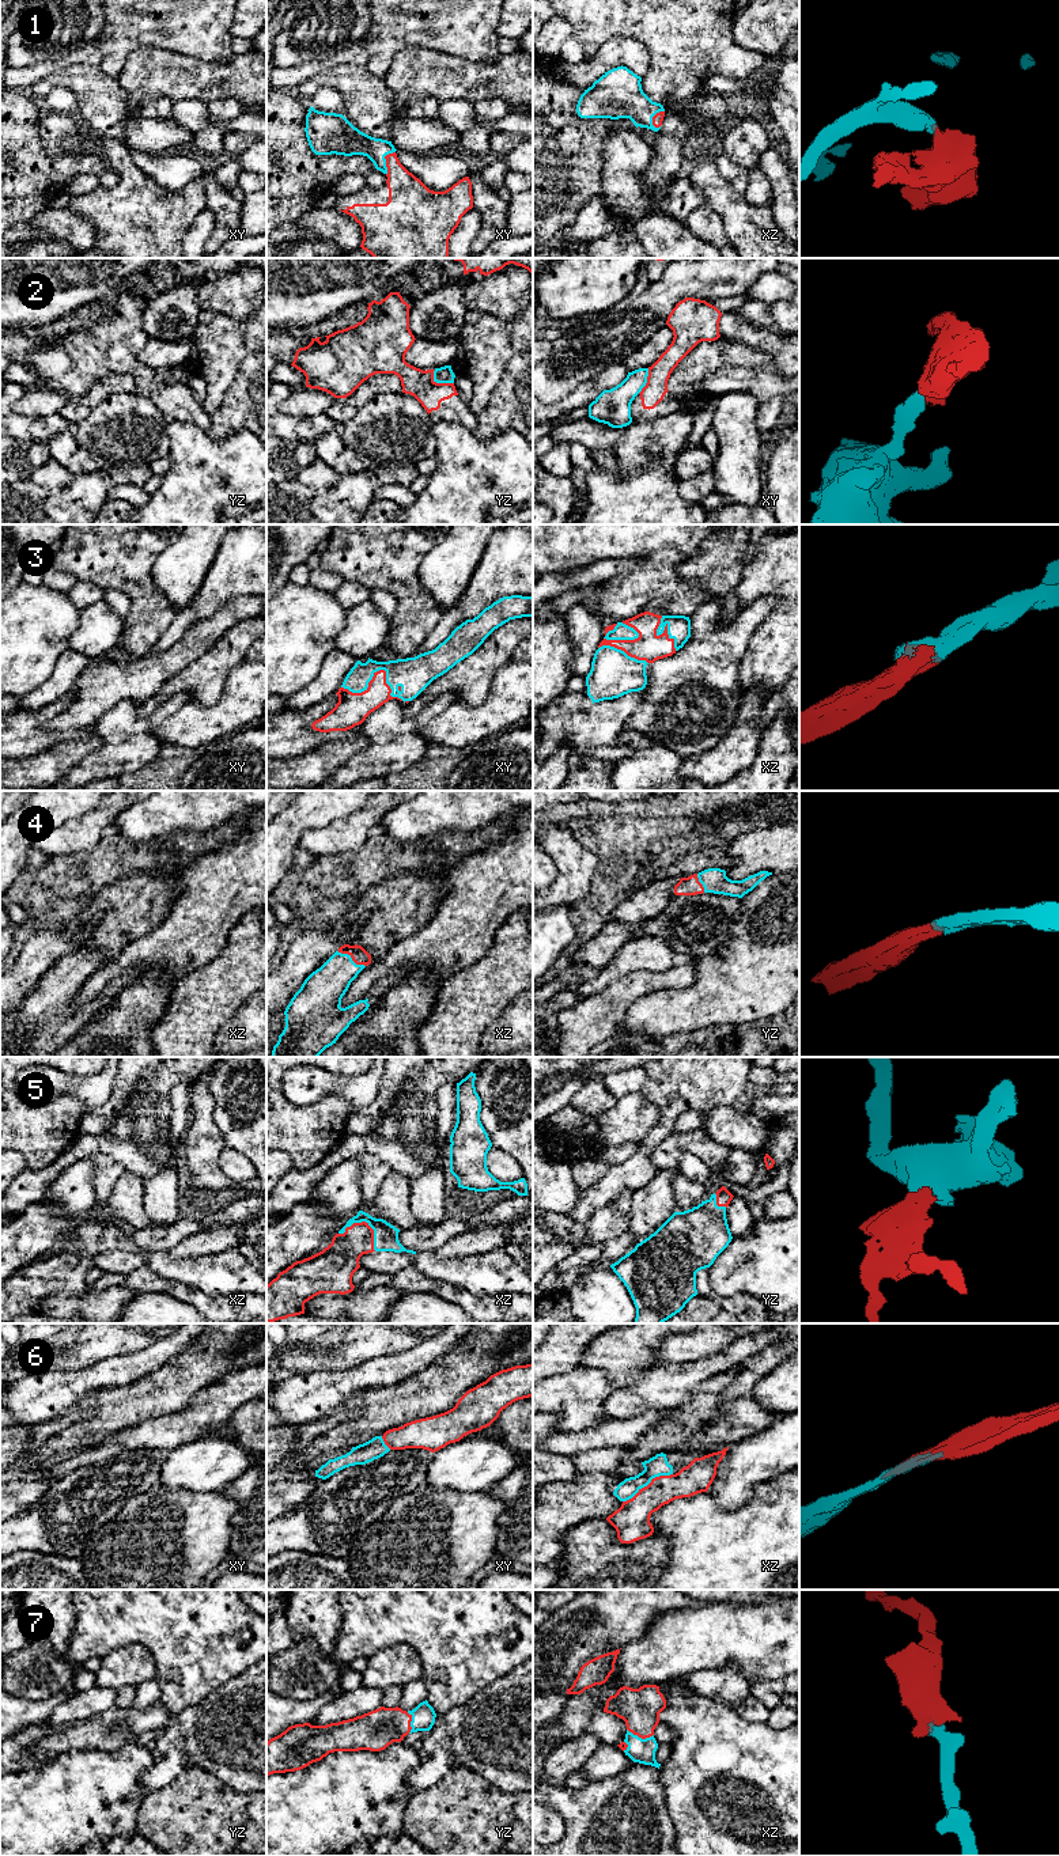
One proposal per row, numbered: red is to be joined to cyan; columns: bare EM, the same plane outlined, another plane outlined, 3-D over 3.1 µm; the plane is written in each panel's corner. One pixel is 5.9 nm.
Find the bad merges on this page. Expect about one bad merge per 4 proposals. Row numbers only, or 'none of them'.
2

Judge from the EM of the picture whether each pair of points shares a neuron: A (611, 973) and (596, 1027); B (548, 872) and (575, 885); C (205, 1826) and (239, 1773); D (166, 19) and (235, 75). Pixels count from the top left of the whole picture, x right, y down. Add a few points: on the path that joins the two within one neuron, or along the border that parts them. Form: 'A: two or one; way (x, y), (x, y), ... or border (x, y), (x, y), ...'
A: two; border (635, 972), (628, 972), (605, 988), (581, 997)
B: two; border (547, 852), (556, 870), (555, 879), (547, 887)
C: two; border (203, 1769), (215, 1775), (238, 1792), (252, 1792)
D: two; border (235, 55), (229, 60), (199, 60), (185, 56)

